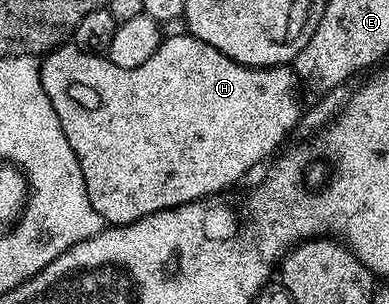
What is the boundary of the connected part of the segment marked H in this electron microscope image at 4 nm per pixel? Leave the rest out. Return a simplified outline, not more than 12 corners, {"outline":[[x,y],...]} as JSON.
{"outline":[[188,34],[43,90],[109,226],[216,197],[298,127],[292,67]]}

